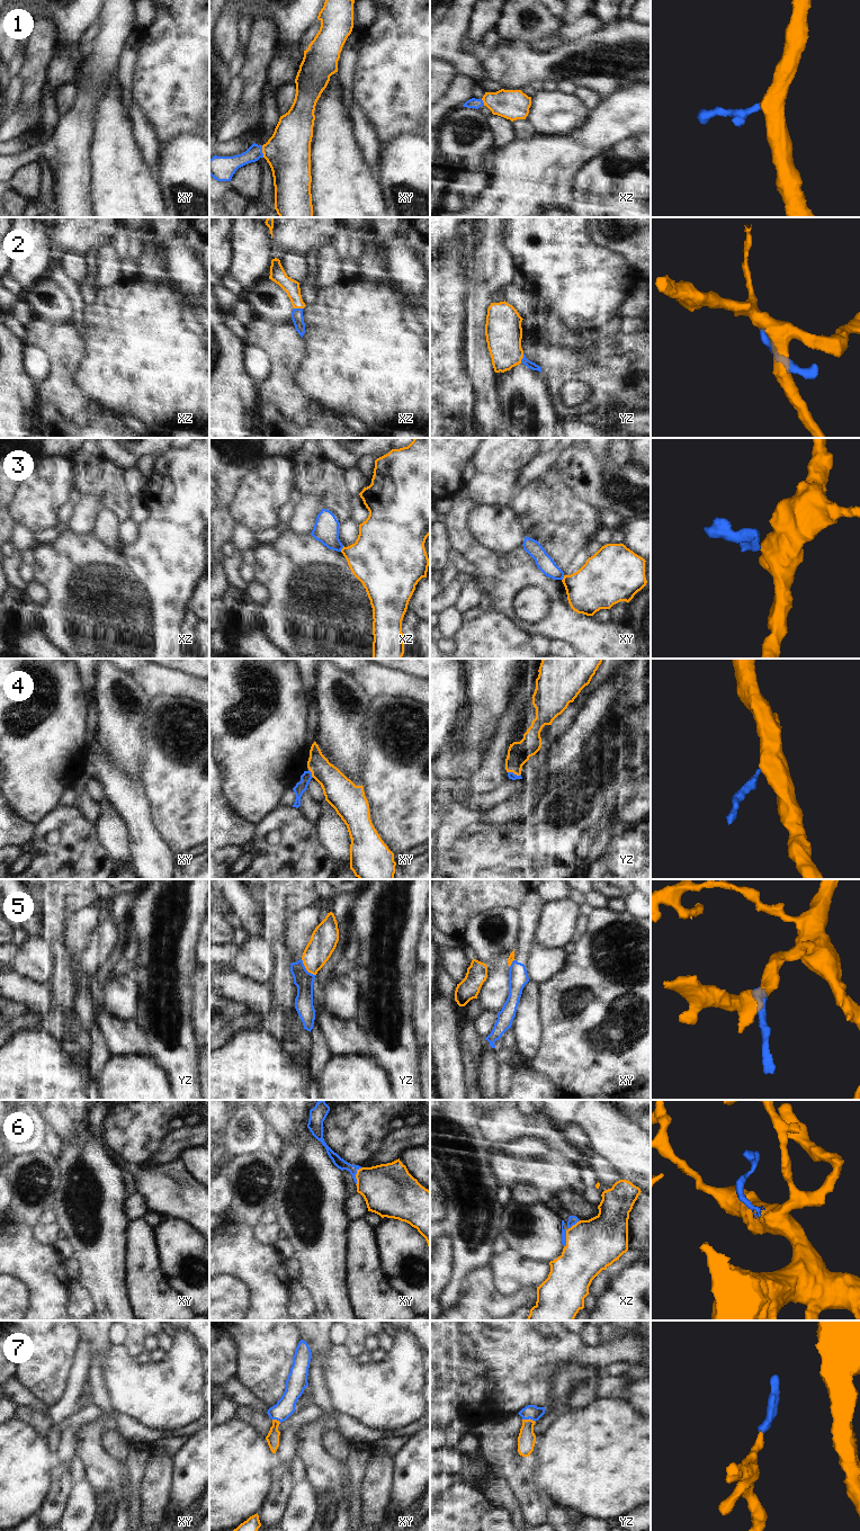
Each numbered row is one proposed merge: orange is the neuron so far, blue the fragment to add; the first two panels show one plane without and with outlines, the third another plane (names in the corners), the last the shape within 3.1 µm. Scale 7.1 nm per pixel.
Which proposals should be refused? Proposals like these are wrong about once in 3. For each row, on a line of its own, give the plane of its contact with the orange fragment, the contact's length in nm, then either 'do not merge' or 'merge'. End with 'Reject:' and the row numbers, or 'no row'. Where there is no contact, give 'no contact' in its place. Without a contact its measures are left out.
1: meets orange in xy; contact 90 nm long; merge
2: meets orange in xz; contact 70 nm long; merge
3: meets orange in xz; contact 50 nm long; do not merge
4: meets orange in xy; contact 70 nm long; merge
5: meets orange in yz; contact 160 nm long; do not merge
6: meets orange in xy; contact 130 nm long; merge
7: meets orange in yz; contact 100 nm long; merge
Reject: 3, 5

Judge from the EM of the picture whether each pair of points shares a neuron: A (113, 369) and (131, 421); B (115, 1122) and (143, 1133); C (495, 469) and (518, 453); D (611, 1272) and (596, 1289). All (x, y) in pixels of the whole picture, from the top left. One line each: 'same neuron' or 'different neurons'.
A: different neurons
B: same neuron
C: same neuron
D: same neuron

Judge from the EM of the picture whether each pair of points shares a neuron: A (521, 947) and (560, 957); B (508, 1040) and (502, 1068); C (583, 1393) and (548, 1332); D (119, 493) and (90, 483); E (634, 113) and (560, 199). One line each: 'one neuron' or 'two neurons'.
A: two neurons
B: one neuron
C: two neurons
D: one neuron
E: one neuron

